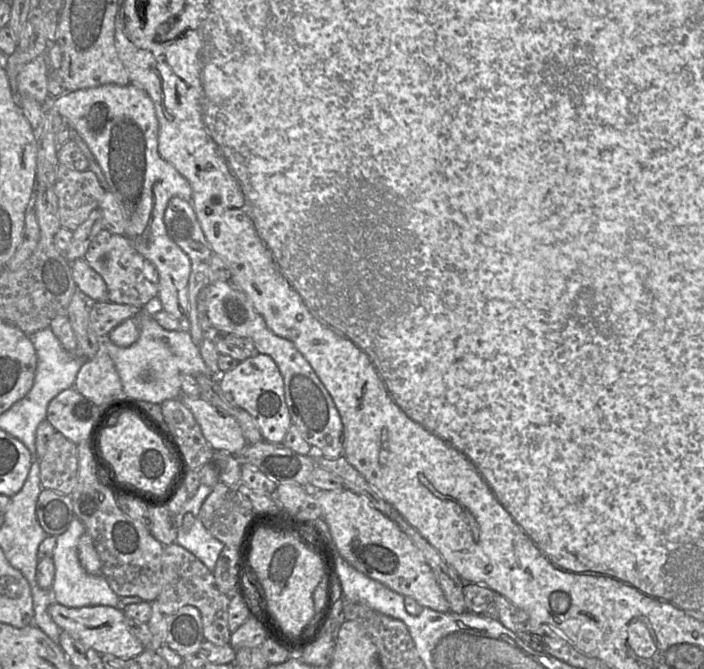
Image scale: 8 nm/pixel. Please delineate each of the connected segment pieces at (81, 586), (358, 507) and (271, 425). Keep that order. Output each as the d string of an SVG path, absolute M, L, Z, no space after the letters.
M75 516L68 529L56 536L56 544L52 554L55 566L55 577L50 588L52 601L69 608L81 608L86 606L110 606L118 607L119 596L110 588L102 574L88 574L81 566L78 558L78 542L86 533L81 521Z
M350 490L323 491L313 495L322 510L322 519L328 525L330 535L339 555L357 571L373 579L390 590L414 599L424 608L437 612L450 612L449 603L437 581L434 571L422 551L399 528L396 522L375 509L366 498Z
M253 354L239 362L234 369L221 373L218 379L225 396L255 419L263 439L269 442L284 442L292 421L285 400L283 376L271 356Z

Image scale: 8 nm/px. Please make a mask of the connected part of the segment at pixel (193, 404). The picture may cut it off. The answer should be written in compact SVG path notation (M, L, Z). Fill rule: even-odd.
M180 395L179 399L192 412L214 451L236 455L247 446L240 424L233 416L202 398Z

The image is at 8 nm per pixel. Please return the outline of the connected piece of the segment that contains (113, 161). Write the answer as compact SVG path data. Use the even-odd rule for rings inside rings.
M130 83L125 86L107 84L94 88L76 90L73 92L68 92L64 95L60 95L58 97L51 97L49 102L52 103L54 108L57 110L57 113L65 119L69 127L73 128L78 133L79 137L83 139L84 143L86 144L93 156L92 158L88 151L82 150L80 148L82 154L84 154L89 161L89 170L95 173L100 184L107 190L107 192L112 193L116 197L119 205L123 210L124 216L127 220L127 227L125 232L126 236L130 239L134 248L146 260L148 260L155 266L159 275L159 290L157 297L161 301L163 311L165 311L166 313L168 313L176 319L186 318L190 311L188 282L191 273L191 261L188 255L168 235L163 217L168 202L171 198L179 197L191 203L193 190L190 183L176 170L176 168L173 165L165 161L158 152L159 121L156 115L155 105L152 99L140 86L138 86L135 83Z

